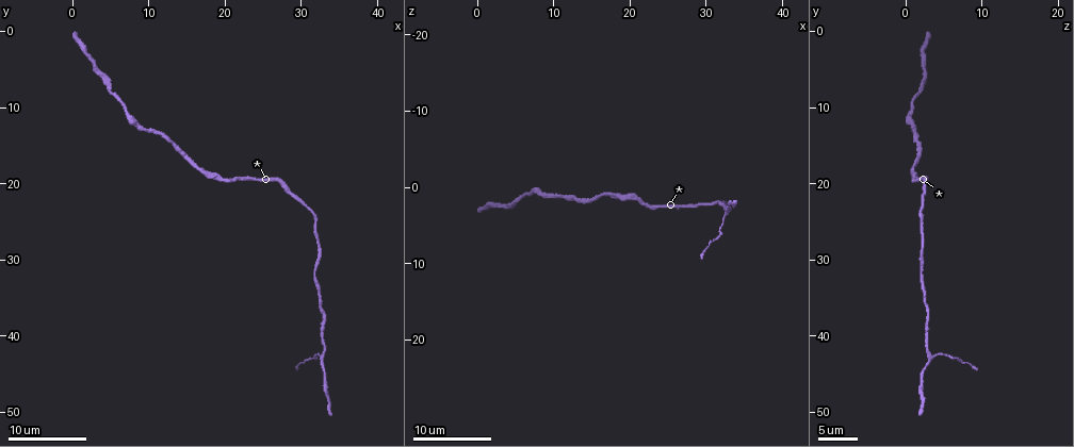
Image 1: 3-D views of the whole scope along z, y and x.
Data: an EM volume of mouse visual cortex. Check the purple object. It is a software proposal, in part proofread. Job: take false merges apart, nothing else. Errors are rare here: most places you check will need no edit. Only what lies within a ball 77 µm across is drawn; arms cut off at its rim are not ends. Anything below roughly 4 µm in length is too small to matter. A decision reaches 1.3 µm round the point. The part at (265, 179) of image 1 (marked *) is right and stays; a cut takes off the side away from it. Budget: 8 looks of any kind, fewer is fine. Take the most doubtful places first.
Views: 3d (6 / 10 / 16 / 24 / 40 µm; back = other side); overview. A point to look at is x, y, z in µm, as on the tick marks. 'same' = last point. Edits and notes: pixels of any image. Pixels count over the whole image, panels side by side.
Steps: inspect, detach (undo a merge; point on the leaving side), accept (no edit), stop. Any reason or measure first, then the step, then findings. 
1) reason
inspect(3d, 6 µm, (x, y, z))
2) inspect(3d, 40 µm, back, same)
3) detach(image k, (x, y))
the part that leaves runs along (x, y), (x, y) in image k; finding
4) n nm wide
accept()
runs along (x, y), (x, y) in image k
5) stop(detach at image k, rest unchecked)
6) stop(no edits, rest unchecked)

a fork
inspect(3d, 10 µm, (32.5, 42.5, 3.5))

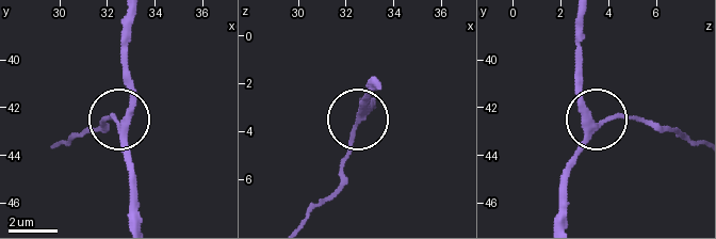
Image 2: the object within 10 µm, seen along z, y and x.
closer look
inspect(3d, 6 µm, (32.5, 42.6, 3.7))

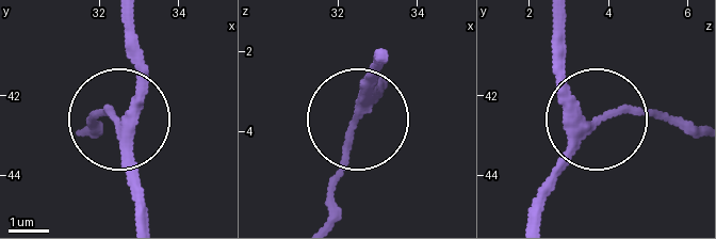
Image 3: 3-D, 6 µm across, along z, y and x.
240 nm wide
accept()
runs along (129, 24), (136, 94), (116, 115), (88, 115) in image 3; continuous, no second neuron

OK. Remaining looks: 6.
calibre changes
inspect(3d, 6 µm, (29.5, 22.0, 2.0))

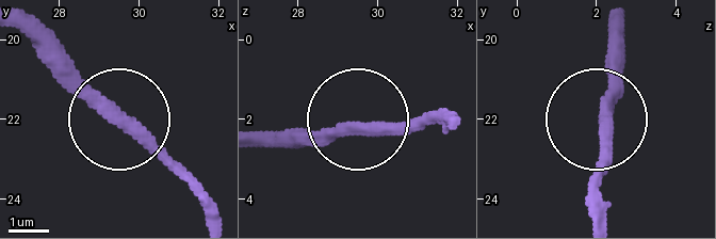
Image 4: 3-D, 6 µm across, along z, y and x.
inspect(3d, 6 µm, back, (29.45, 21.90, 2.25))

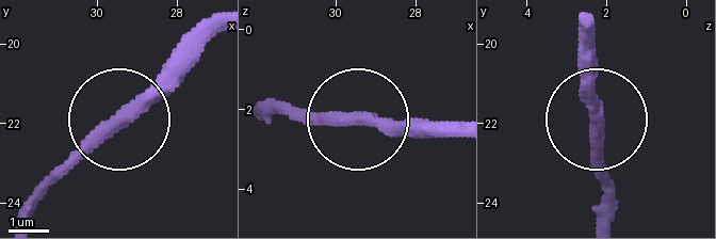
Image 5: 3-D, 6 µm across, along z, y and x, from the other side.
accept()
runs along (221, 25), (28, 216) in image 5; all the same neuron

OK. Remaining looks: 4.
narrows sharply
inspect(3d, 10 µm, (31.5, 31.5, 2.0))

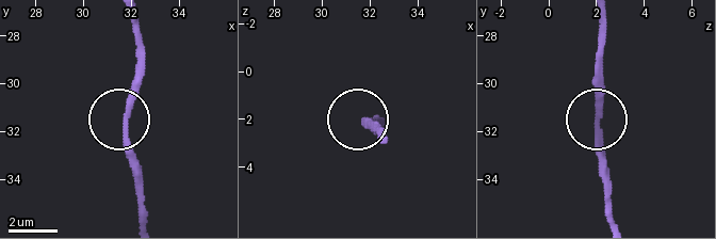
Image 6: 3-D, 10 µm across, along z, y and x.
accept()
runs along (598, 20), (603, 196) in image 6; continuous, no second neuron

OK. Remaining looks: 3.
thick turns thin
inspect(3d, 10 µm, (3.5, 5.5, 2.5))

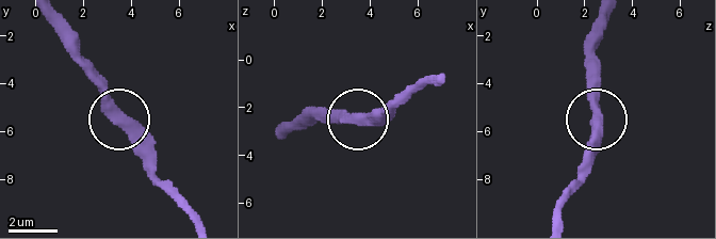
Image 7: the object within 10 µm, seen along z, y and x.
accept()
runs along (200, 220), (164, 184), (145, 141), (86, 69) in image 7; one neuron here

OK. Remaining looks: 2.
stop(no edits, rest unchecked)

